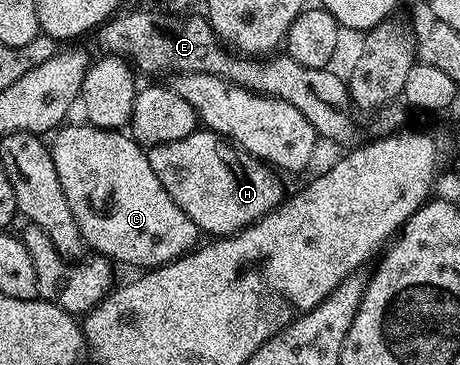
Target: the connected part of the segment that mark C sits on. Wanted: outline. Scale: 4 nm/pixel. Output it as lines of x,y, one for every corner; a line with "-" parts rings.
87,122
71,124
61,127
51,137
50,147
54,170
58,170
58,182
62,182
66,202
70,202
70,214
74,214
74,222
78,222
78,230
82,230
85,245
93,253
117,265
133,264
136,270
151,270
188,255
201,243
200,227
190,222
174,198
166,194
162,182
158,182
158,174
150,170
147,151
131,135
111,128
94,128

